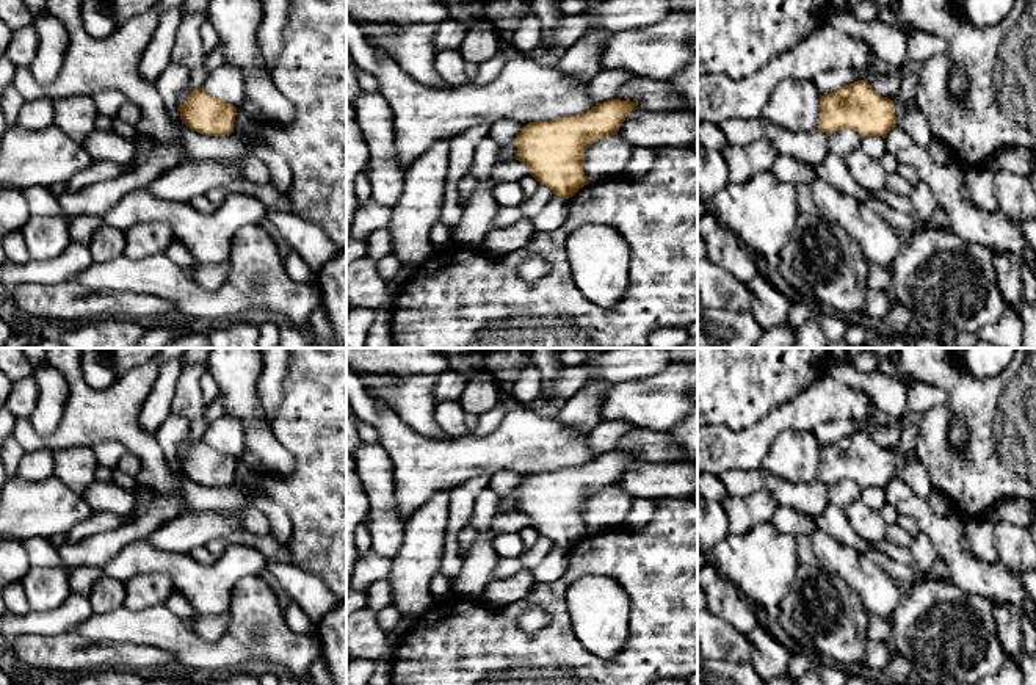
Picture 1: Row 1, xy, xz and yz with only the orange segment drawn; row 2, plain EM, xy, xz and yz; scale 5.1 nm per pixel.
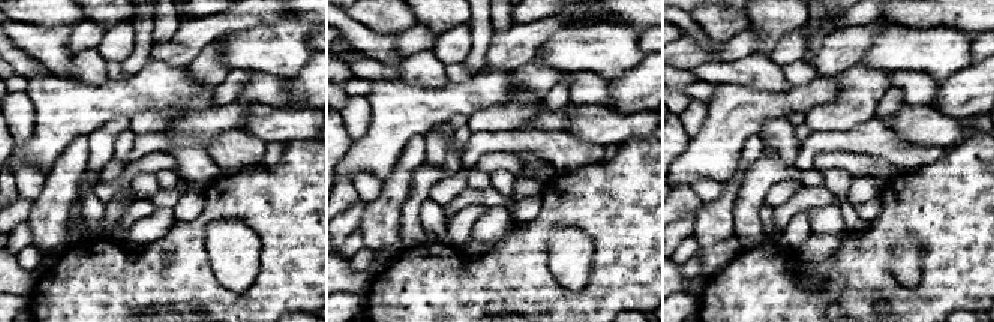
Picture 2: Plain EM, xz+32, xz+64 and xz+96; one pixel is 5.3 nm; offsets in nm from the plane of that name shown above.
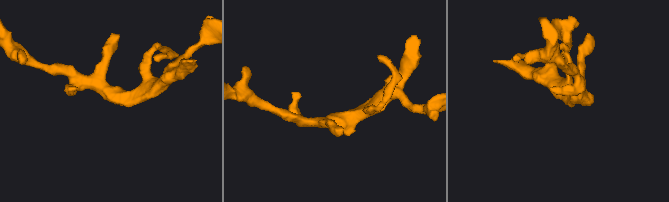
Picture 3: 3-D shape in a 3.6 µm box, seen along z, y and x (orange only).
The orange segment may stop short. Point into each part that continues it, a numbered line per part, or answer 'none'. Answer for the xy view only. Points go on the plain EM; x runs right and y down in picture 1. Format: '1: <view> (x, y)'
none

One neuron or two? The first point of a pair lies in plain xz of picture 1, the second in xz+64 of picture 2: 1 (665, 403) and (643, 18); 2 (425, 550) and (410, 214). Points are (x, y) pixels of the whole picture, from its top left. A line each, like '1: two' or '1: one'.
1: two
2: two

